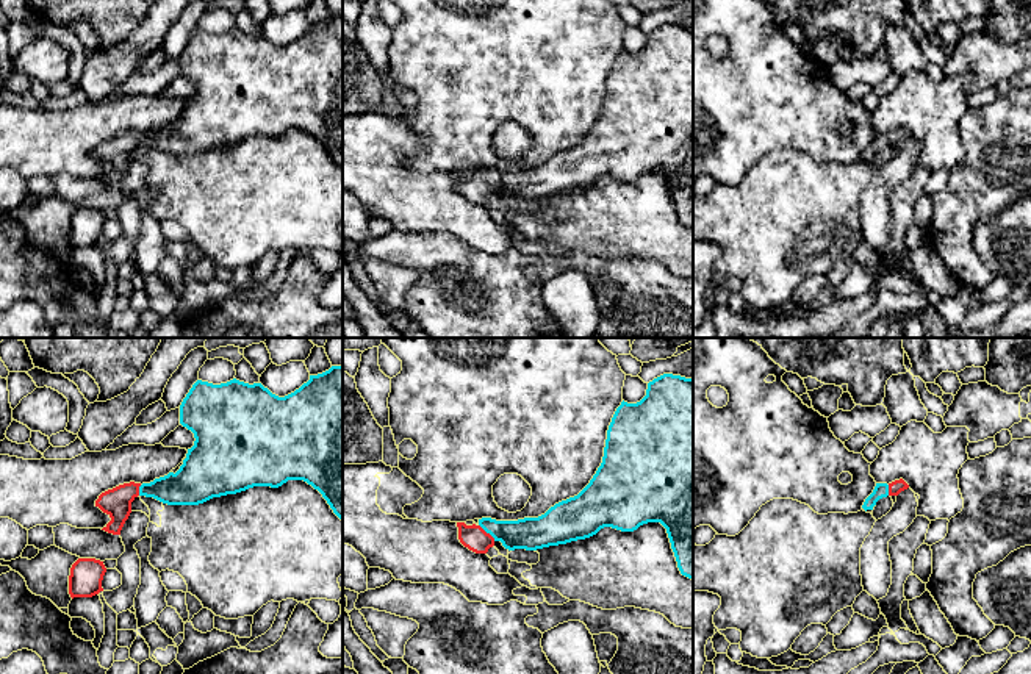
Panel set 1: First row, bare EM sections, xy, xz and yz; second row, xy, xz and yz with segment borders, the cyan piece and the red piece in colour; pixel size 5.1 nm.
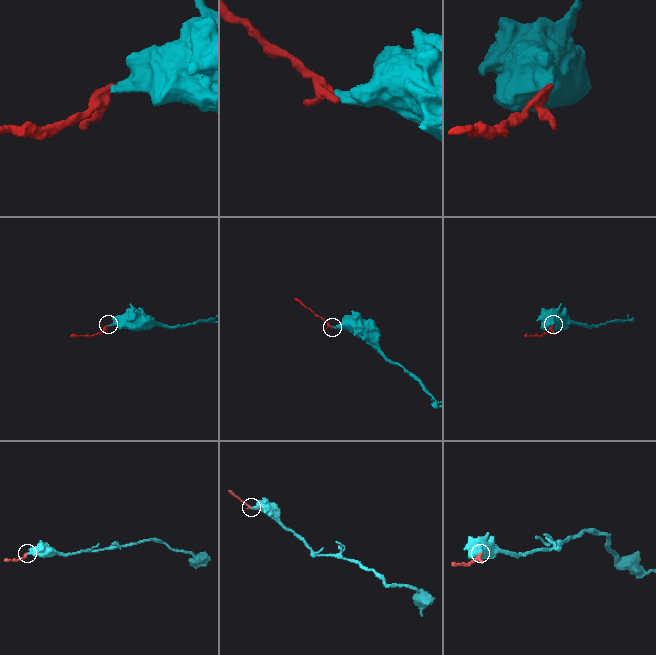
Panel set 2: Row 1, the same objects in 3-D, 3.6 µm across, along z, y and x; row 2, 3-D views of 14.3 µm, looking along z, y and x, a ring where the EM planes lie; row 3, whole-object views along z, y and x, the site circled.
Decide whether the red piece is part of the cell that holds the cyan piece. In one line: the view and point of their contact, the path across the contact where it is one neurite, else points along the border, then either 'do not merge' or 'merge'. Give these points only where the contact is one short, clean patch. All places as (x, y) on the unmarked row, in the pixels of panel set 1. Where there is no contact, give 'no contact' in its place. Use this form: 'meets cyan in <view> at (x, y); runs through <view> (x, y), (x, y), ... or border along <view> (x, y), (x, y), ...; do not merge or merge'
meets cyan in xz at (487, 182); runs through xz (531, 183), (487, 182), (473, 186); merge

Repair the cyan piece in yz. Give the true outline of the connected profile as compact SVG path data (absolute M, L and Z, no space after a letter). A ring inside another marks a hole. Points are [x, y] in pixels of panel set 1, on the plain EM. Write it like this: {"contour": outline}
{"contour": "M900 128L900 130L895 130L892 133L876 133L873 142L865 149L862 158L867 161L867 160L873 160L873 156L876 155L876 152L882 147L887 147L887 145L898 145L901 141L907 139L909 134Z"}

